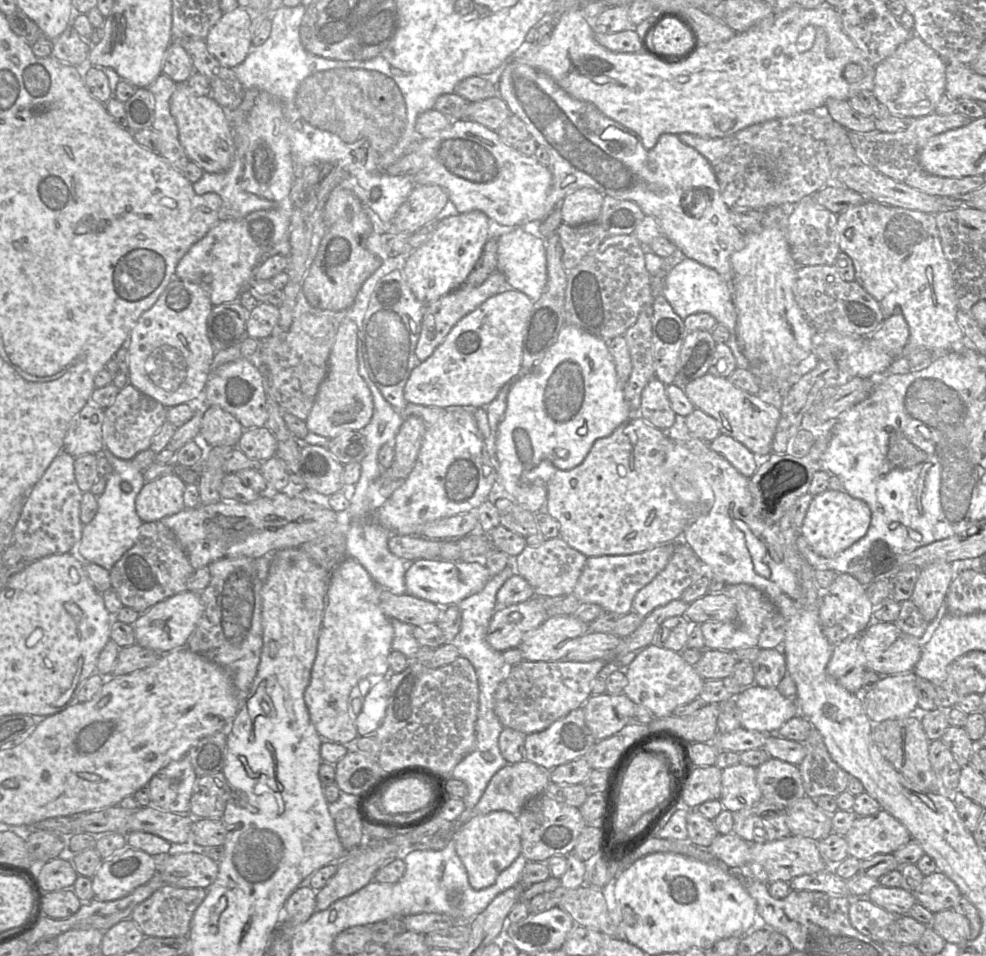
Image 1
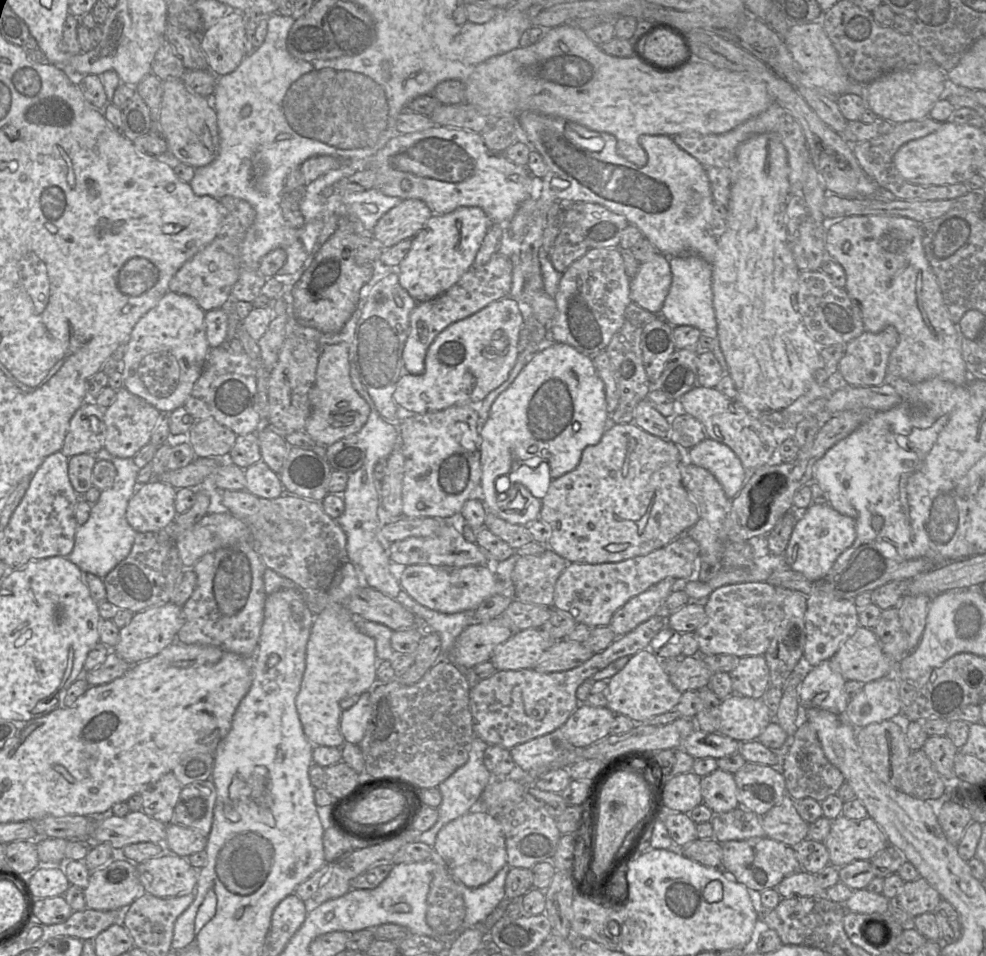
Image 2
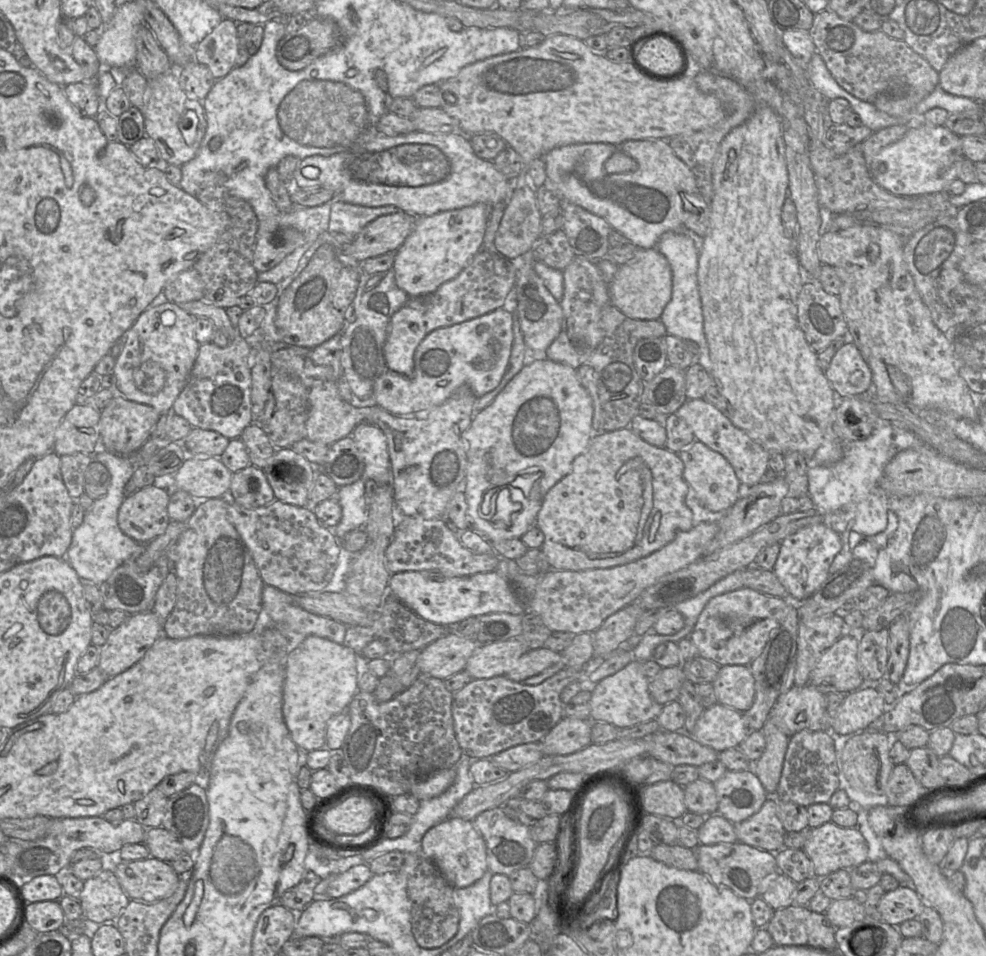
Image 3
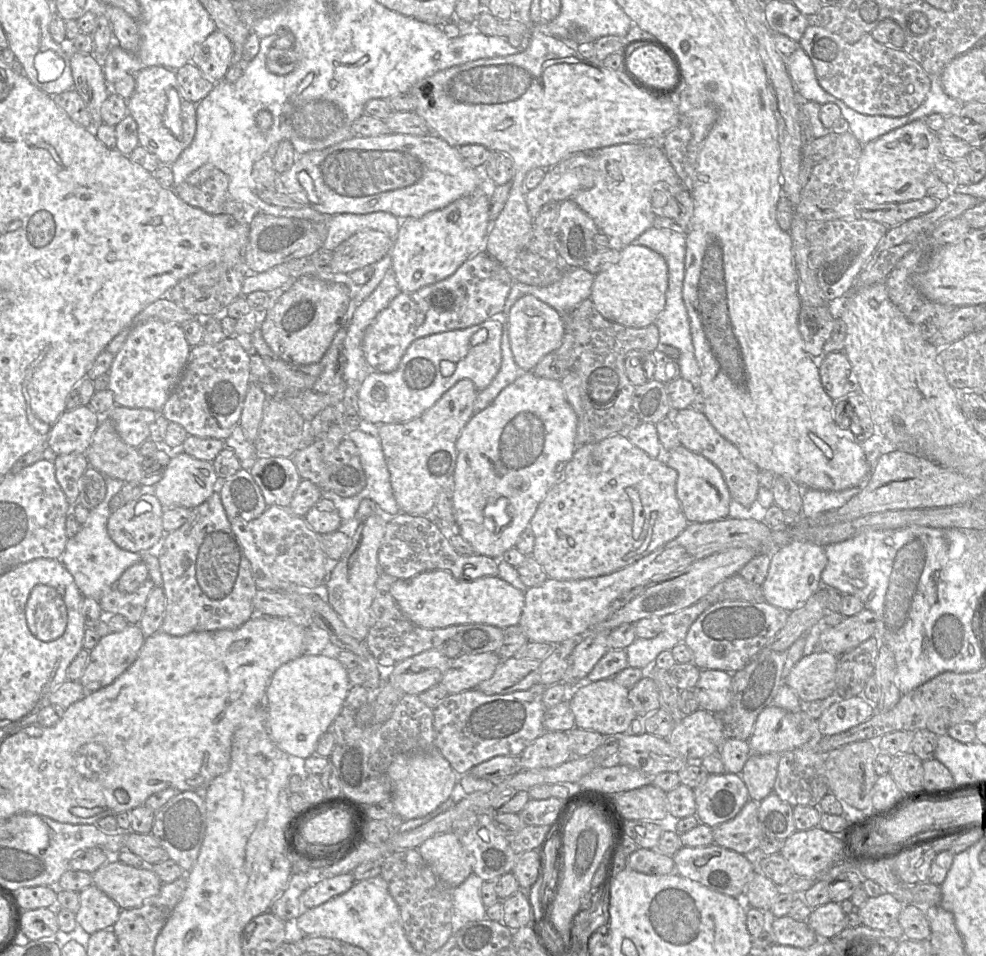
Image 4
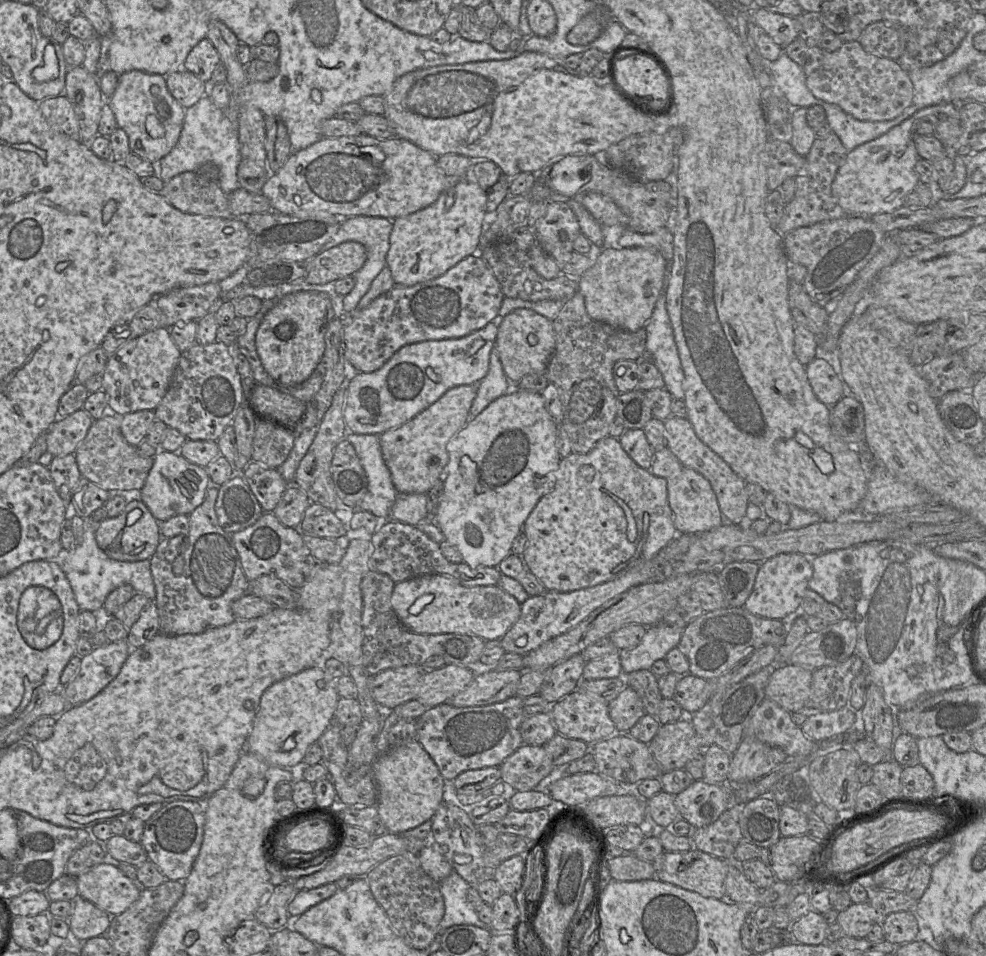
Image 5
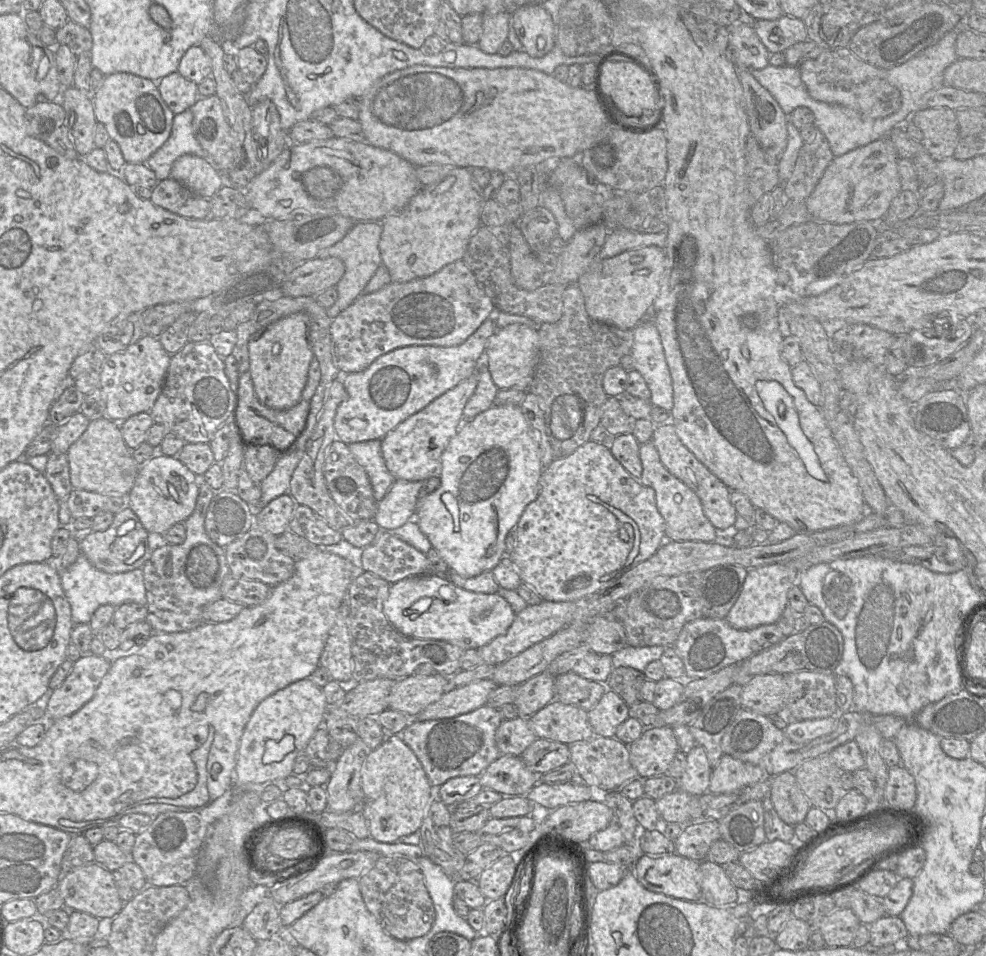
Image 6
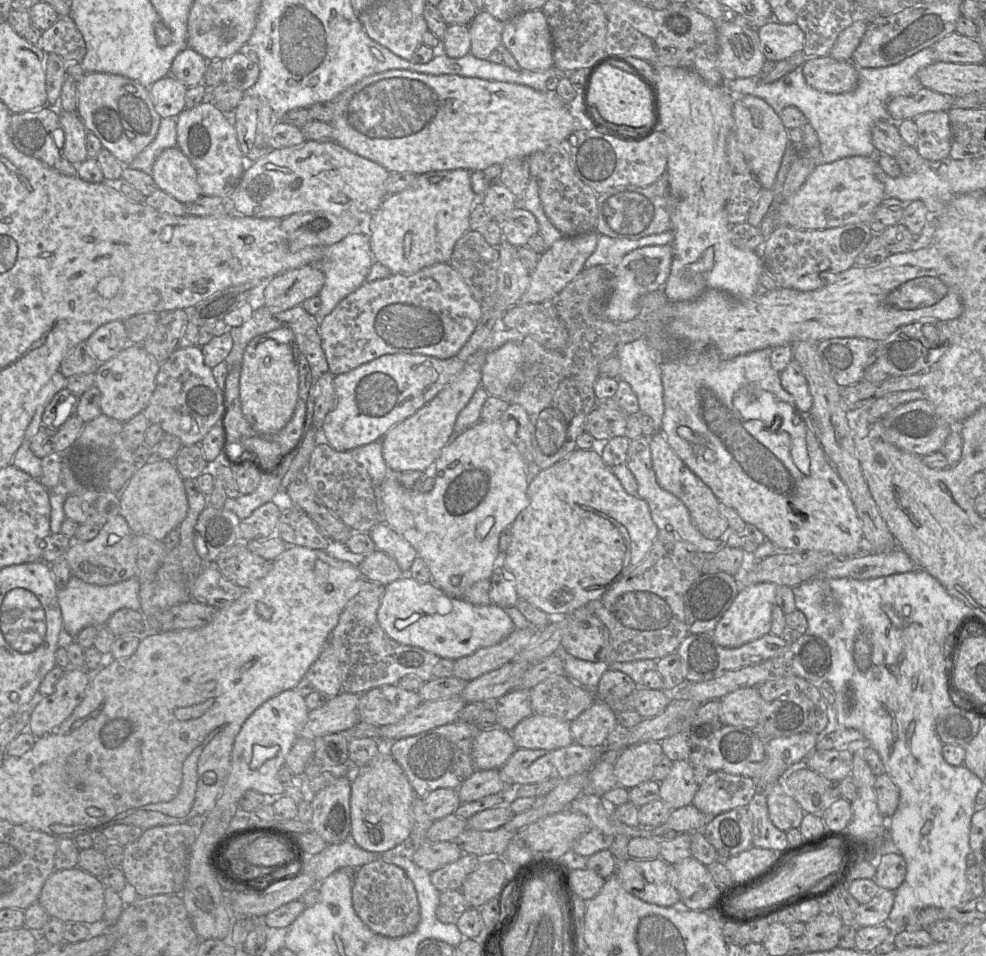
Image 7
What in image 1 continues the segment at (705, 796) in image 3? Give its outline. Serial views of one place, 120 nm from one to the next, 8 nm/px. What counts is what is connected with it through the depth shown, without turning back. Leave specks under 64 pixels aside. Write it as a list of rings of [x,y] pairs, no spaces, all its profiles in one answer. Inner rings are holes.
[[[737,763],[722,770],[720,802],[723,808],[735,812],[763,800],[756,782],[756,768]]]

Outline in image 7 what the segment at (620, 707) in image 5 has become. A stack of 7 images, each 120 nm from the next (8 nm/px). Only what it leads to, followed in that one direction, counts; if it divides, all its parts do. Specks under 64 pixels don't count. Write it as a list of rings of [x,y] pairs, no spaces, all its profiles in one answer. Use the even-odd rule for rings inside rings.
[[[596,699],[570,721],[573,741],[588,747],[604,747],[611,729],[617,724],[616,711],[603,699]]]

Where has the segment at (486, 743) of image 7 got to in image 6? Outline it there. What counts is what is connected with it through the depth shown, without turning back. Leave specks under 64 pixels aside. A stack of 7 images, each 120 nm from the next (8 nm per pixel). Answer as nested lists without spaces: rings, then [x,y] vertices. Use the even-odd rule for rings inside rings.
[[[528,717],[503,720],[496,730],[495,741],[501,755],[520,756],[537,736],[531,730]]]

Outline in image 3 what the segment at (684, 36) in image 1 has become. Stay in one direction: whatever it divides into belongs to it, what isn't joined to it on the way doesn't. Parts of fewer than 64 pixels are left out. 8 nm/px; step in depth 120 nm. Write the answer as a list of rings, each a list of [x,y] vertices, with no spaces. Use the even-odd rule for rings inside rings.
[[[659,36],[648,40],[637,50],[635,61],[652,75],[667,76],[677,72],[681,57],[669,39]]]

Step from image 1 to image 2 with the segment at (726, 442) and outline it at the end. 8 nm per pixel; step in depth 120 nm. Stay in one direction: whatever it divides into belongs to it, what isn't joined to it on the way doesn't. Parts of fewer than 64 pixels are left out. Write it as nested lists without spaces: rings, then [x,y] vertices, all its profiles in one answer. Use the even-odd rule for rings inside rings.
[[[704,439],[682,457],[712,473],[729,499],[738,494],[747,480],[748,472],[737,455],[727,445],[713,439]]]

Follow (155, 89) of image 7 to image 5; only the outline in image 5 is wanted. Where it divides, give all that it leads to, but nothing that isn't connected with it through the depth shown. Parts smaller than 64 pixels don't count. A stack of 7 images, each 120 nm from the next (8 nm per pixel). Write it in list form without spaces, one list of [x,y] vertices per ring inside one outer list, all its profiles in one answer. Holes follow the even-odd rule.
[[[180,68],[165,76],[169,92],[184,108],[198,102],[210,88],[210,85],[193,73]]]

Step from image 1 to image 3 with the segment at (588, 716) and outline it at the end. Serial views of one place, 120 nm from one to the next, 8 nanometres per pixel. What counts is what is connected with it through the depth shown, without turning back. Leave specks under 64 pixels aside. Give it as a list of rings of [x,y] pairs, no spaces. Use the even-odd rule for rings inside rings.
[[[563,718],[540,741],[544,756],[568,755],[591,743],[590,719]]]

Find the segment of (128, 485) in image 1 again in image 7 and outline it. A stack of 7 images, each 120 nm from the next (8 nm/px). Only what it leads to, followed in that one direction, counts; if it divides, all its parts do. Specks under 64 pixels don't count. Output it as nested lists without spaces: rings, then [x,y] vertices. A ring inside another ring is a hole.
[[[71,576],[66,586],[58,591],[64,632],[70,638],[75,638],[85,627],[100,628],[106,626],[107,621],[117,610],[129,608],[140,611],[139,590],[140,583],[135,577],[116,584],[100,586],[86,583]]]

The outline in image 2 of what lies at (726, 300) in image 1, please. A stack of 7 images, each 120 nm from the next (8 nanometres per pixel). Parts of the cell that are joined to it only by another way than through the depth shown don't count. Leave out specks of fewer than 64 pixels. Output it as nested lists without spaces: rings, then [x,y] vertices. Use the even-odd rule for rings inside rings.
[[[696,254],[668,257],[672,282],[660,311],[660,316],[672,326],[695,327],[710,338],[717,337],[717,321],[713,306],[712,266]]]

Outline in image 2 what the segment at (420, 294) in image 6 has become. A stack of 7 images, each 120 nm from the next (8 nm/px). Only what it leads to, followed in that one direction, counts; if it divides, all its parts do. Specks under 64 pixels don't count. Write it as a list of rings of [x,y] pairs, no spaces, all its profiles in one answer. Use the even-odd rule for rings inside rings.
[[[498,251],[481,267],[470,268],[458,282],[440,296],[418,302],[410,314],[410,329],[402,352],[407,373],[420,375],[425,369],[427,350],[439,333],[449,325],[480,311],[490,303],[508,297],[512,285],[513,263]]]

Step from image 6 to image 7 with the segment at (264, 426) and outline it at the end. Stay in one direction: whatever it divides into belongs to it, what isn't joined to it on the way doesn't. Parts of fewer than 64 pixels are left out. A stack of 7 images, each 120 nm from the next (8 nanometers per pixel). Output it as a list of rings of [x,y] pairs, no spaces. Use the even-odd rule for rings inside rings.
[[[295,347],[294,357],[299,371],[299,395],[295,412],[289,423],[277,434],[271,437],[258,435],[251,424],[244,417],[240,402],[241,368],[240,366],[230,367],[225,381],[225,388],[223,390],[226,411],[221,421],[226,434],[226,442],[223,454],[228,462],[231,462],[232,464],[240,464],[250,456],[248,460],[258,468],[260,473],[265,474],[274,468],[275,464],[281,457],[296,450],[302,434],[305,432],[307,399],[312,385],[312,375],[306,357],[295,349]]]

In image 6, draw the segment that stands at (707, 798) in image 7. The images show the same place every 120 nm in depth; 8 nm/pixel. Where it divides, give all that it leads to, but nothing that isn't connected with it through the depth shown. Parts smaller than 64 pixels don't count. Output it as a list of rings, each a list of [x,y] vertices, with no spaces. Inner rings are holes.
[[[724,754],[712,771],[708,792],[730,793],[766,777],[766,772],[761,767]]]

